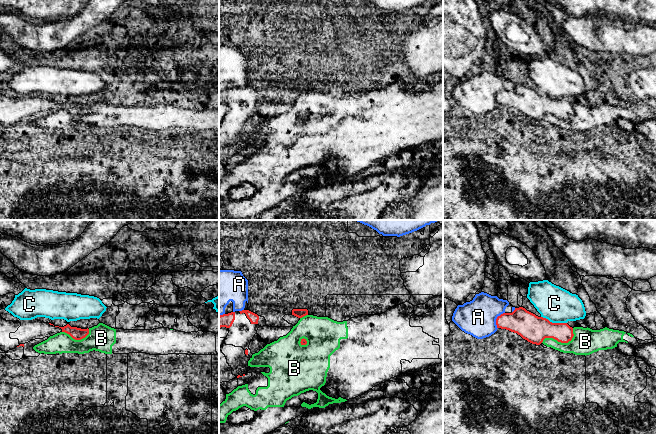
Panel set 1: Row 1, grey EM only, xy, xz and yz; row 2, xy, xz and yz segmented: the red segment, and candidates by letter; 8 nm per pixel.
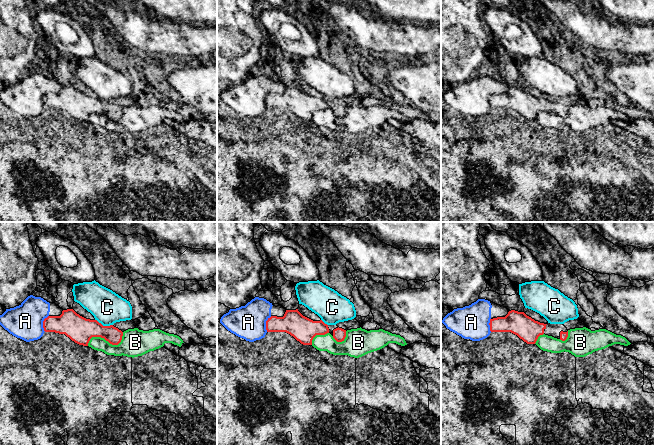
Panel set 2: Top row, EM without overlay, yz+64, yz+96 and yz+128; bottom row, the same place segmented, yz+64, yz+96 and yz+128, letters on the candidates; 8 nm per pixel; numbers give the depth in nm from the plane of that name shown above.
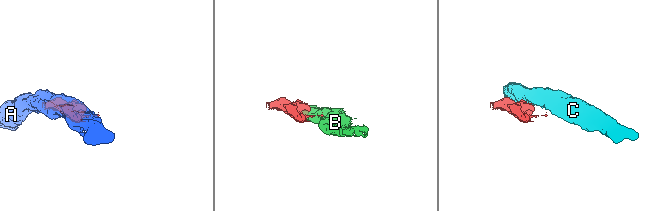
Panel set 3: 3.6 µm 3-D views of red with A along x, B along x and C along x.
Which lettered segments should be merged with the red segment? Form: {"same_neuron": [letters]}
{"same_neuron": []}

